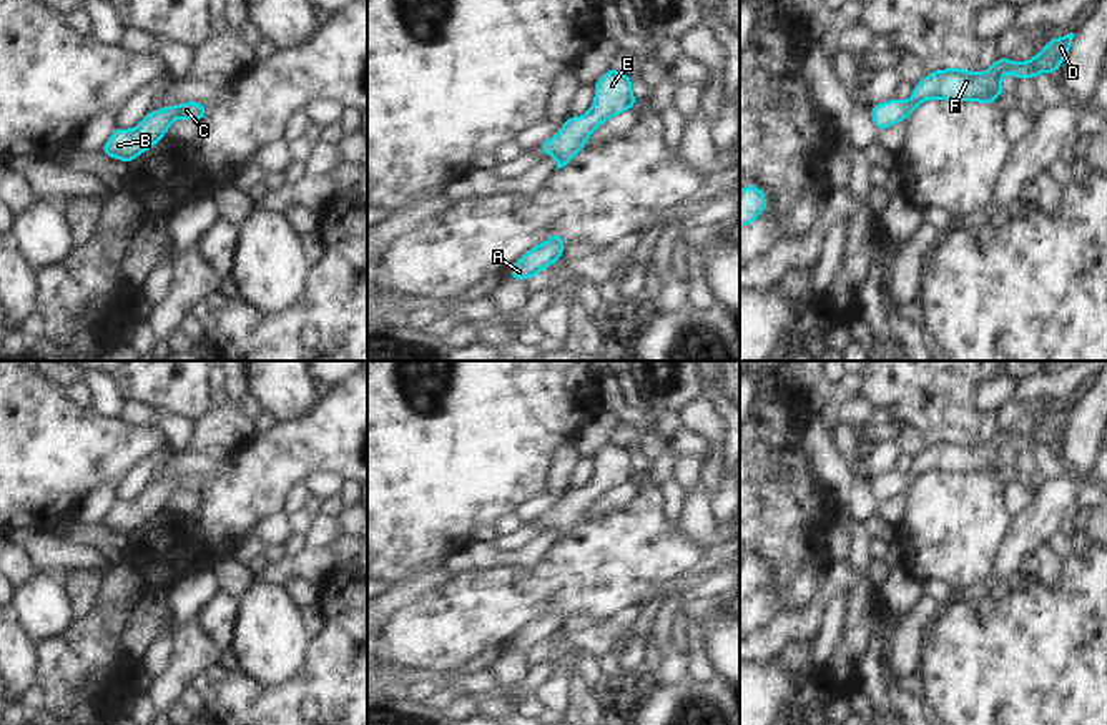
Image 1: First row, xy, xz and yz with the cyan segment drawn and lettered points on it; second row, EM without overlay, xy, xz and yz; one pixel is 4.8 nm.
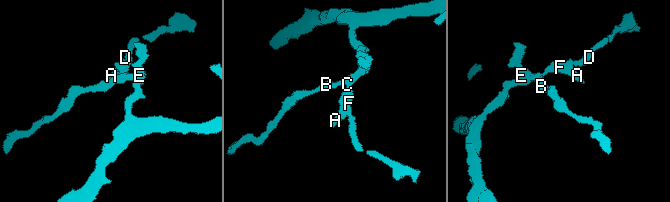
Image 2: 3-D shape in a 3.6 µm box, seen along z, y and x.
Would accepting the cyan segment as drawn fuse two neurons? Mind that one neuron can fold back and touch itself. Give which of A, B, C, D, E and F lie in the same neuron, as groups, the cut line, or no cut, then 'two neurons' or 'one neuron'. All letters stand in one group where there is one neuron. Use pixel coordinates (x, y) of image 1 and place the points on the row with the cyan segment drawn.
A B C D E F; no cut; one neuron

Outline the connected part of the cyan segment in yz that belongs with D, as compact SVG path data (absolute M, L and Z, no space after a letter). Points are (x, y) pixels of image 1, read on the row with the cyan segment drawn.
M1067 33L1047 42L1046 48L1029 62L1012 63L1009 58L997 58L994 65L974 73L959 68L936 70L924 76L913 88L913 96L908 101L898 98L871 106L871 116L878 130L886 130L898 121L906 120L914 108L931 98L947 101L981 101L994 105L1002 90L1002 75L1012 73L1017 80L1034 78L1039 73L1057 73L1060 60L1067 58L1069 47L1075 33Z

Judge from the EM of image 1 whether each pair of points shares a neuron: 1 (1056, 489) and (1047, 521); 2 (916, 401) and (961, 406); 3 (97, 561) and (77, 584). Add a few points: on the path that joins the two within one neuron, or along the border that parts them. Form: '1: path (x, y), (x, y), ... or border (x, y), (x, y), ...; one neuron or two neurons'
1: path (1054, 498), (1047, 512); one neuron
2: path (924, 409), (928, 406), (949, 406); one neuron
3: border (100, 569), (72, 569), (68, 572); two neurons

